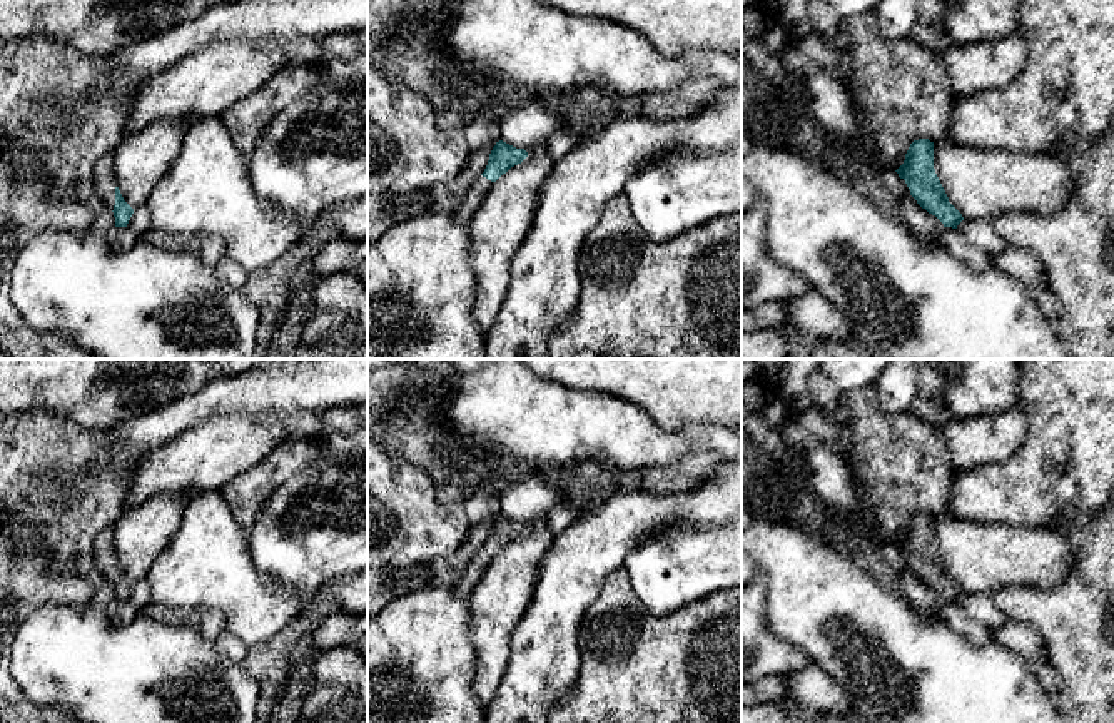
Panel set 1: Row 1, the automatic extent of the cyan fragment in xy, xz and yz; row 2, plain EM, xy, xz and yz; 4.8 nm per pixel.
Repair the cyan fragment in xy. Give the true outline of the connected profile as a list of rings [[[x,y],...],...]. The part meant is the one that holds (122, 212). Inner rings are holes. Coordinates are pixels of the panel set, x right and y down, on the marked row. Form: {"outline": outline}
{"outline": [[[114,152],[104,154],[94,167],[95,192],[104,202],[104,209],[114,212],[115,227],[127,227],[134,209],[124,200],[114,174]]]}

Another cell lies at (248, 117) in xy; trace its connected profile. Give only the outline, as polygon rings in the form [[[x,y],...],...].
[[[321,62],[286,65],[257,92],[237,100],[220,114],[220,120],[230,132],[237,150],[247,159],[249,167],[261,132],[294,99],[307,94],[316,85],[319,68]]]

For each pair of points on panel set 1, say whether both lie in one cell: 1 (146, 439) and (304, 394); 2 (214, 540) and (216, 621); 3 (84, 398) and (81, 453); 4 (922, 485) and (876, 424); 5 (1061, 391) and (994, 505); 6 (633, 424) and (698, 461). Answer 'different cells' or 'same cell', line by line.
1: same cell
2: different cells
3: different cells
4: same cell
5: same cell
6: different cells

